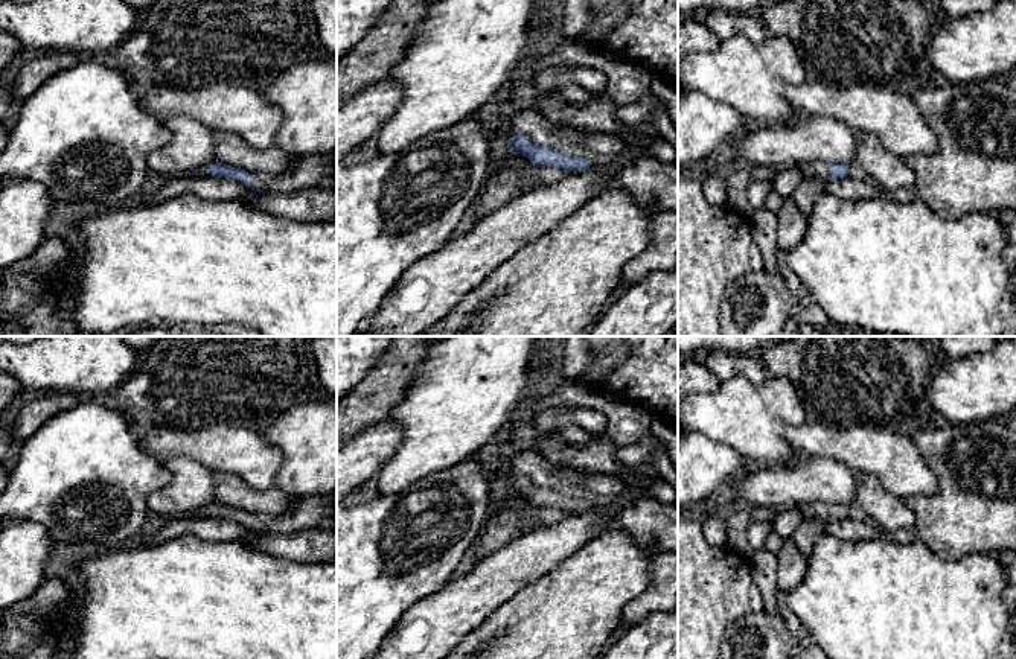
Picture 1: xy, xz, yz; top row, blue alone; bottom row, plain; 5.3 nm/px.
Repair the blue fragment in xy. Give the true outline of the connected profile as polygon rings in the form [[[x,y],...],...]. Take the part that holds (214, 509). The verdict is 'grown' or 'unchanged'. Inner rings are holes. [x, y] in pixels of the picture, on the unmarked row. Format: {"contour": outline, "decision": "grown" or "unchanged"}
{"contour": [[[337,490],[326,498],[303,498],[296,501],[288,511],[276,516],[247,513],[218,502],[196,510],[192,516],[219,517],[235,521],[254,533],[292,534],[302,530],[332,530],[337,514]]], "decision": "grown"}

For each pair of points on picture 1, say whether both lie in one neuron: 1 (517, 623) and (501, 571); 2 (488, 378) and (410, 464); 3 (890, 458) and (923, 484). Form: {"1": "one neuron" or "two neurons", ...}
{"1": "two neurons", "2": "one neuron", "3": "one neuron"}

